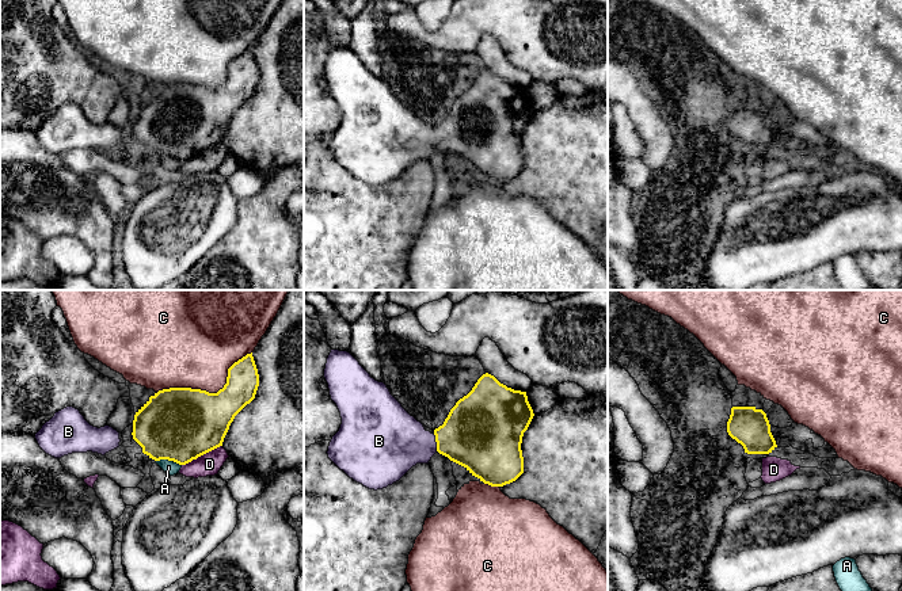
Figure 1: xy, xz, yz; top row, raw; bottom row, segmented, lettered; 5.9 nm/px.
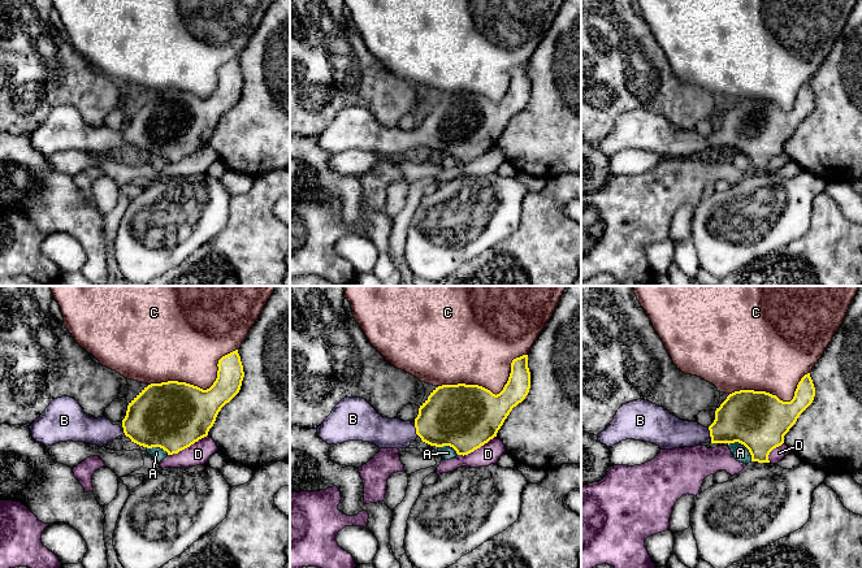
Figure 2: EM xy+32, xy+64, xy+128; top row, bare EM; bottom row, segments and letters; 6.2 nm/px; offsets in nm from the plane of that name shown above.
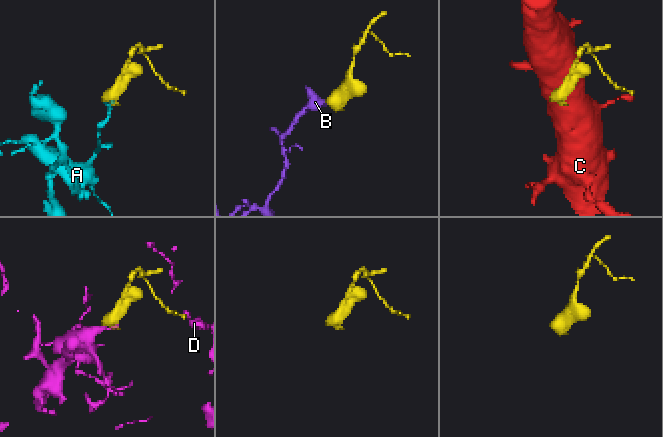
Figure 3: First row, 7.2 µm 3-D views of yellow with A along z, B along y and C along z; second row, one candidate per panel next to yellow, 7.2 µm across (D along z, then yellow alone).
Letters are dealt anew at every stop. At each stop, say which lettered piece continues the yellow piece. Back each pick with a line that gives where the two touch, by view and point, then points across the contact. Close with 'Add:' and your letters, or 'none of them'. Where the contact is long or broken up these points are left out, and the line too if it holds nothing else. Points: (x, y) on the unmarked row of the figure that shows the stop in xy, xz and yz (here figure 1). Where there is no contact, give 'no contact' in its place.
B: xz (437, 138) | across xz (478, 130), (437, 138), (395, 137)
Add: B

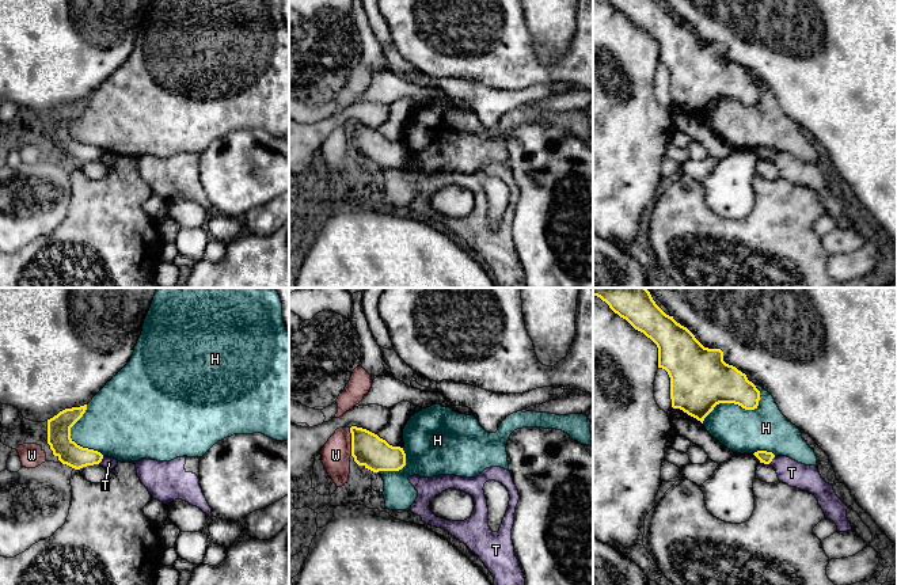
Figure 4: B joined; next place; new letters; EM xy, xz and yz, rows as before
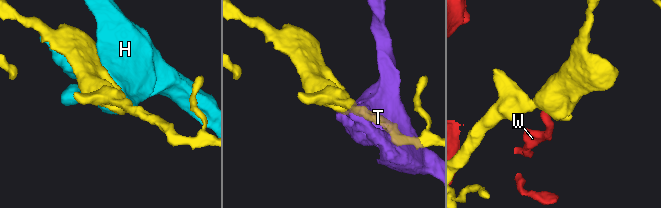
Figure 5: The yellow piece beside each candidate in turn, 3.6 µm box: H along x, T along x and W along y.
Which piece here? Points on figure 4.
Add: none of them

